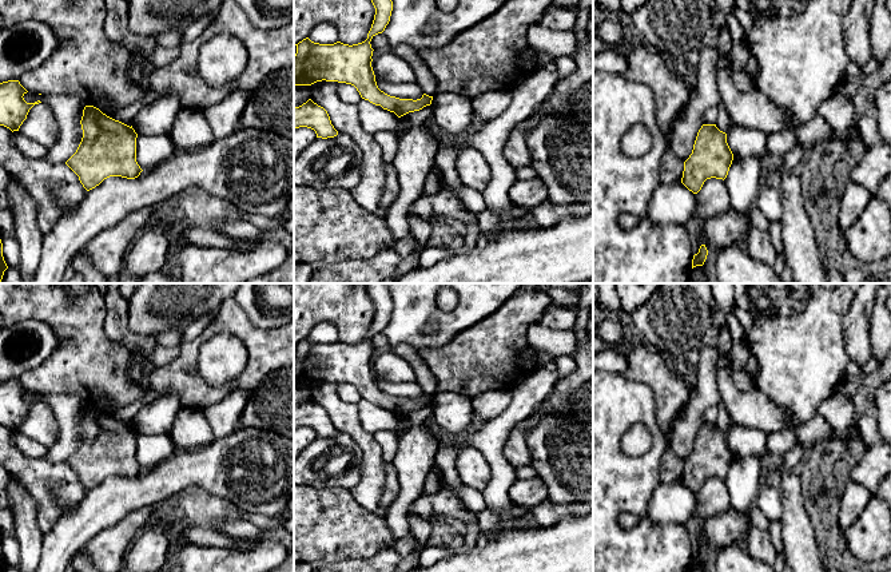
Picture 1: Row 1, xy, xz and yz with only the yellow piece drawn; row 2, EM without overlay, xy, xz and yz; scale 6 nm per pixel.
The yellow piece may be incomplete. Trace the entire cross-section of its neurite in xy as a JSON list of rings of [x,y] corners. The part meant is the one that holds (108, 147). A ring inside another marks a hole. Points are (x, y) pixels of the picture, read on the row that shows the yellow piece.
[[[85,106],[80,120],[83,138],[65,164],[90,191],[110,176],[135,179],[143,171],[136,162],[138,134],[94,106]]]

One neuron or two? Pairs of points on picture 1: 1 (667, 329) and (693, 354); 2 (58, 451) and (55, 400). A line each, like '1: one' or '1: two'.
1: two
2: one

